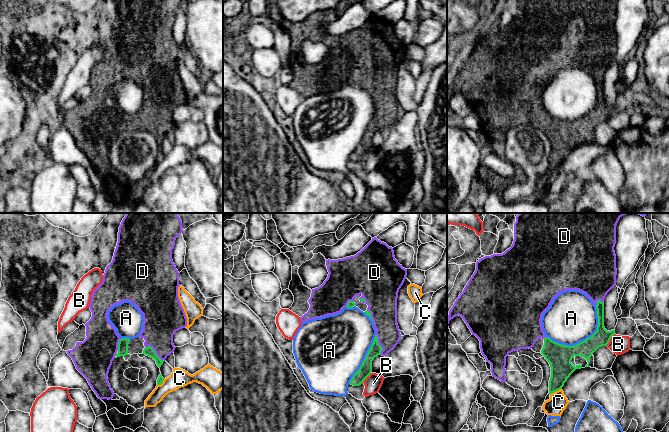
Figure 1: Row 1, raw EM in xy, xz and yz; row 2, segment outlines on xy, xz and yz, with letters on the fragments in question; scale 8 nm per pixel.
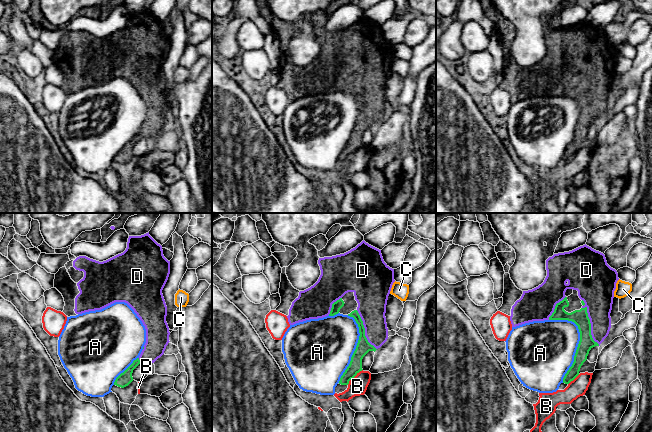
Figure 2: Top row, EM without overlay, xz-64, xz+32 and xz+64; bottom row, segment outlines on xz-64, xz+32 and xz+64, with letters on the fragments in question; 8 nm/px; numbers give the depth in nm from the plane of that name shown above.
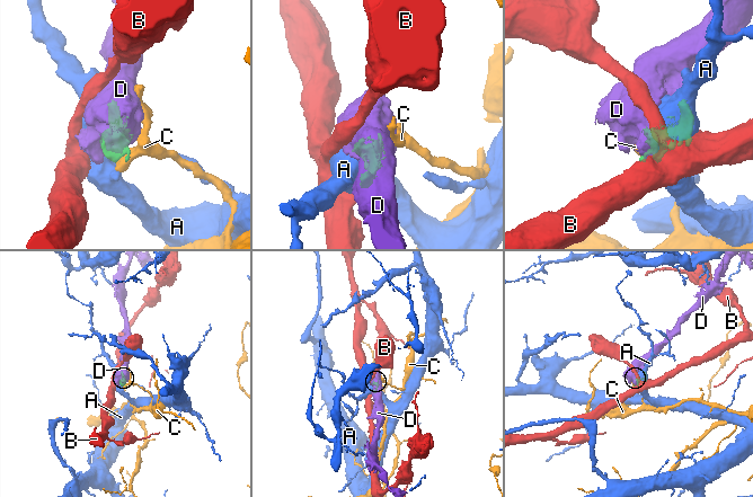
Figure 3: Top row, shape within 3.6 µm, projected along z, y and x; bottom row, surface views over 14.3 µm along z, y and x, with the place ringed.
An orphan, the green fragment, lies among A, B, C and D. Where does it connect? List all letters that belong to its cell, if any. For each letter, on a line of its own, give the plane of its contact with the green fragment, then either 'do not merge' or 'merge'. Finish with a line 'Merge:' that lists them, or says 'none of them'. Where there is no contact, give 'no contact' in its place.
A: meets green in yz; do not merge
B: meets green in yz; do not merge
C: meets green in yz; do not merge
D: meets green in xy; merge
Merge: D

